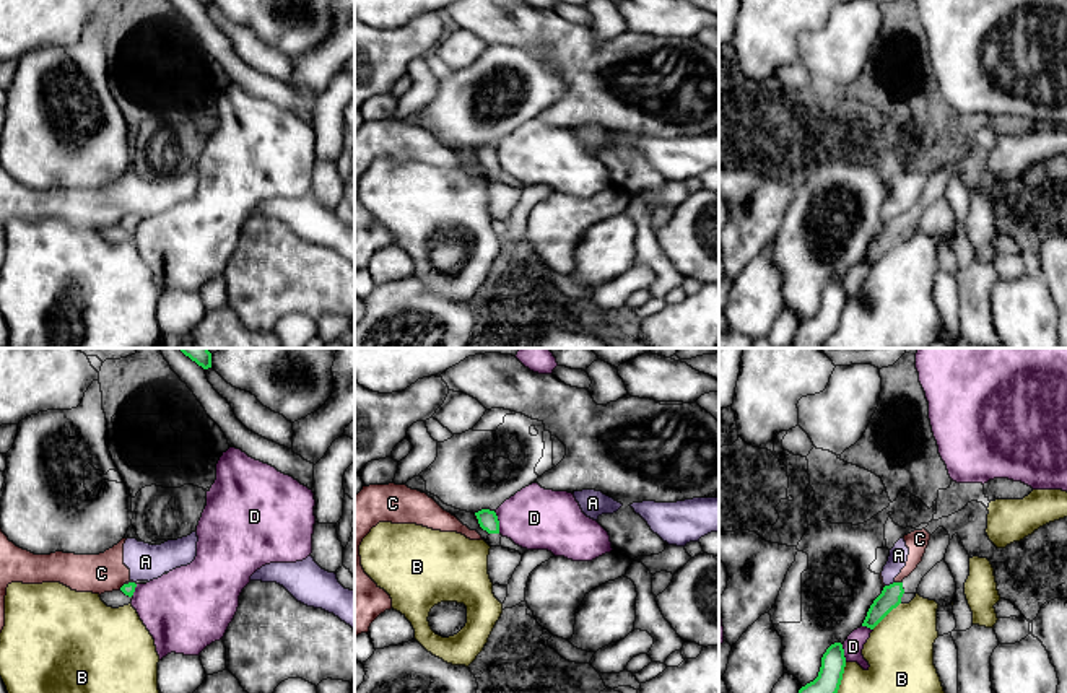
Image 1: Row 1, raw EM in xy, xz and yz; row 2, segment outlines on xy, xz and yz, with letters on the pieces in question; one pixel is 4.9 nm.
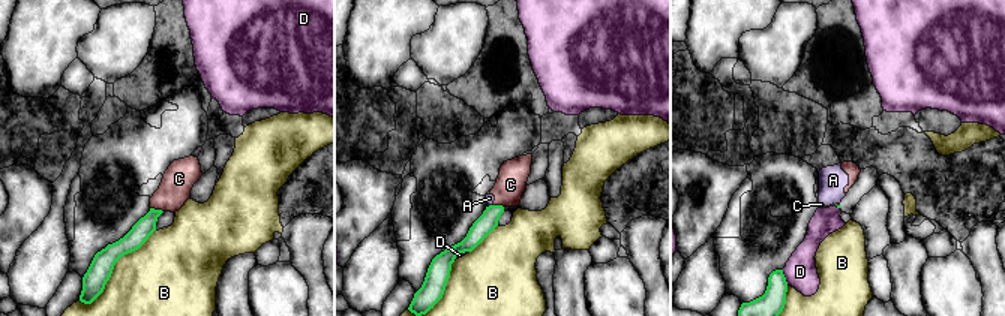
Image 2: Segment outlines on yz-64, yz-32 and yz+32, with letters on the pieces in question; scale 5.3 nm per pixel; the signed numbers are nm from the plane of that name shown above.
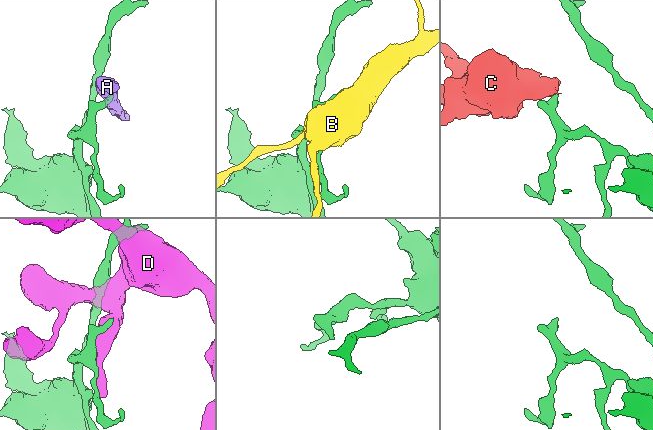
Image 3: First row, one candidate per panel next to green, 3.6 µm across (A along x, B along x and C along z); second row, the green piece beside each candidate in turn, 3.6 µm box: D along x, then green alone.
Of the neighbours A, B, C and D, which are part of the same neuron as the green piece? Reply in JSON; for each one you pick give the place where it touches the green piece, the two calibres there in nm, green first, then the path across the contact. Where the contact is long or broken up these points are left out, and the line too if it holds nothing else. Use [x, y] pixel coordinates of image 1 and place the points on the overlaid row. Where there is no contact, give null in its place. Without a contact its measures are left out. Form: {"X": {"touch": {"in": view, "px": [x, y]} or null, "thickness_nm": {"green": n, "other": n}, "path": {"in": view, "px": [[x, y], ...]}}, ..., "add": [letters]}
{"add": []}

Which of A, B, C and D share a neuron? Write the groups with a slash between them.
A C / B / D

